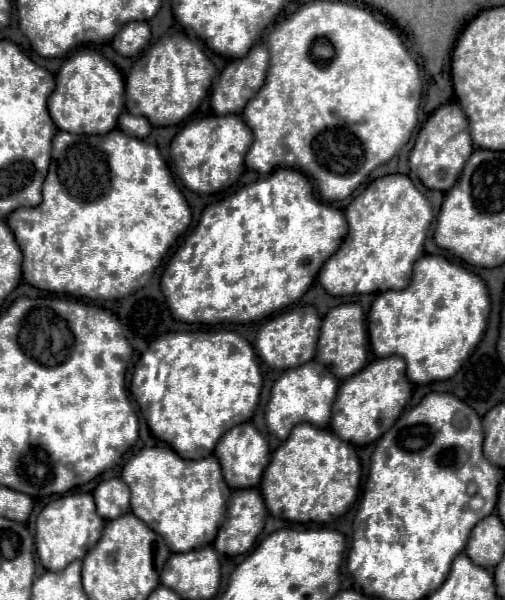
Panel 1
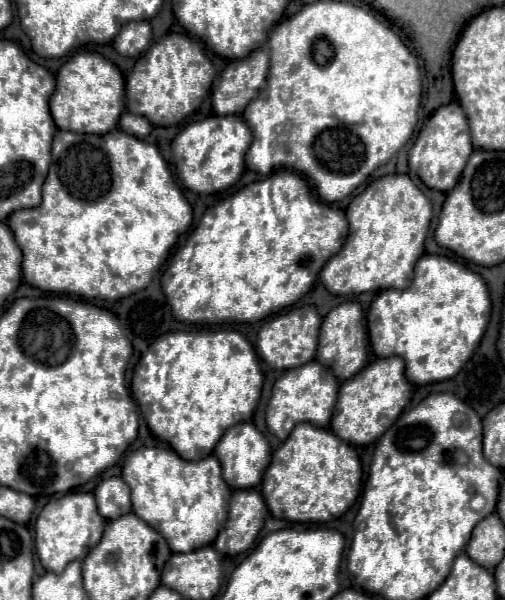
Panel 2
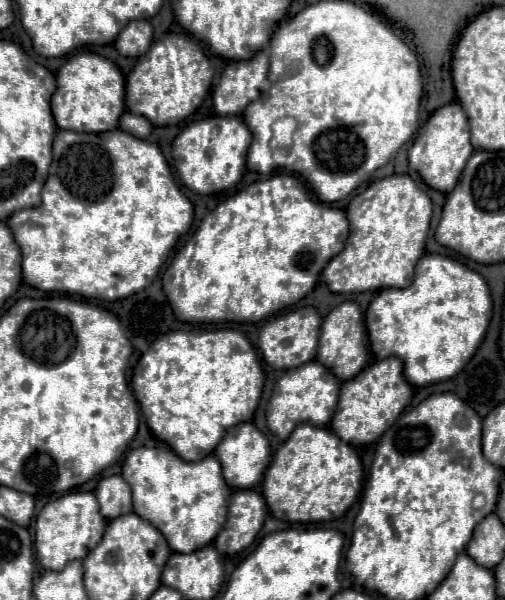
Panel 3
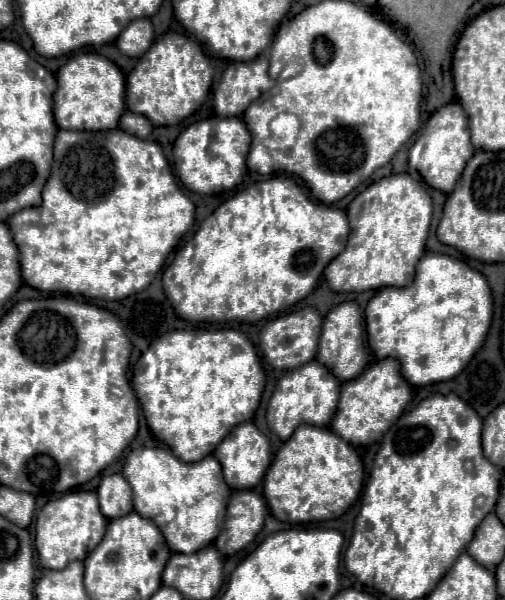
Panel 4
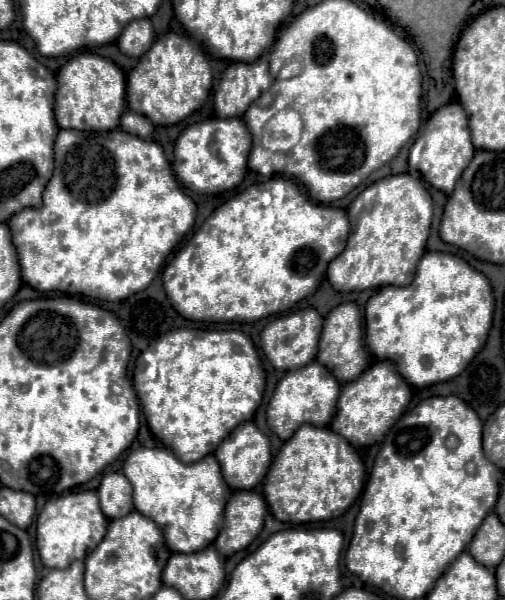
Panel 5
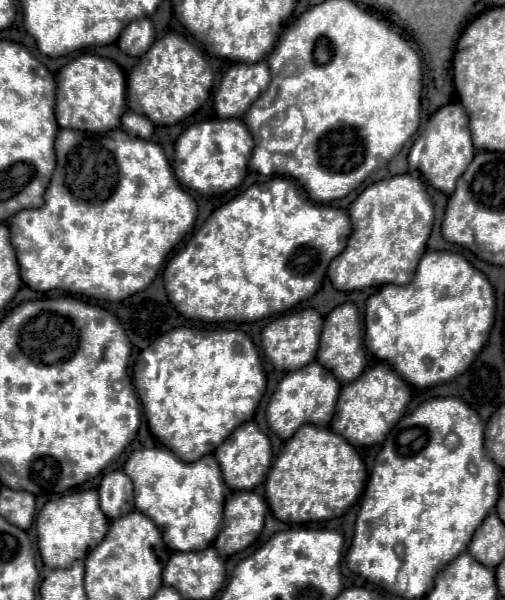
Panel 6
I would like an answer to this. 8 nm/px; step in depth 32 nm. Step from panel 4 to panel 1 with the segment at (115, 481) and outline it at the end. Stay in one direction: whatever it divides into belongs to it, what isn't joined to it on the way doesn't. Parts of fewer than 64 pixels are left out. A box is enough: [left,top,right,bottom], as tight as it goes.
[94,478,130,520]

